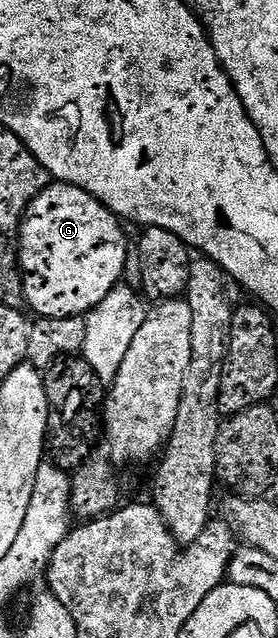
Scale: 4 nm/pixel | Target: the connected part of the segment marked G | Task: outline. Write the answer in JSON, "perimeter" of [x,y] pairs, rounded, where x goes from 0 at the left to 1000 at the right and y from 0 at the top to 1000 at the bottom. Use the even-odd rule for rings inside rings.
{"perimeter":[[[180,287],[155,301],[112,318],[112,324],[90,334],[90,346],[76,351],[68,367],[68,395],[76,400],[76,425],[90,437],[90,476],[112,486],[133,489],[137,498],[151,497],[288,497],[317,494],[331,484],[356,481],[385,462],[439,445],[450,428],[450,414],[471,409],[471,378],[450,373],[439,348],[414,339],[378,320],[349,309],[327,307],[313,299],[299,299],[266,290],[230,287]]]}

